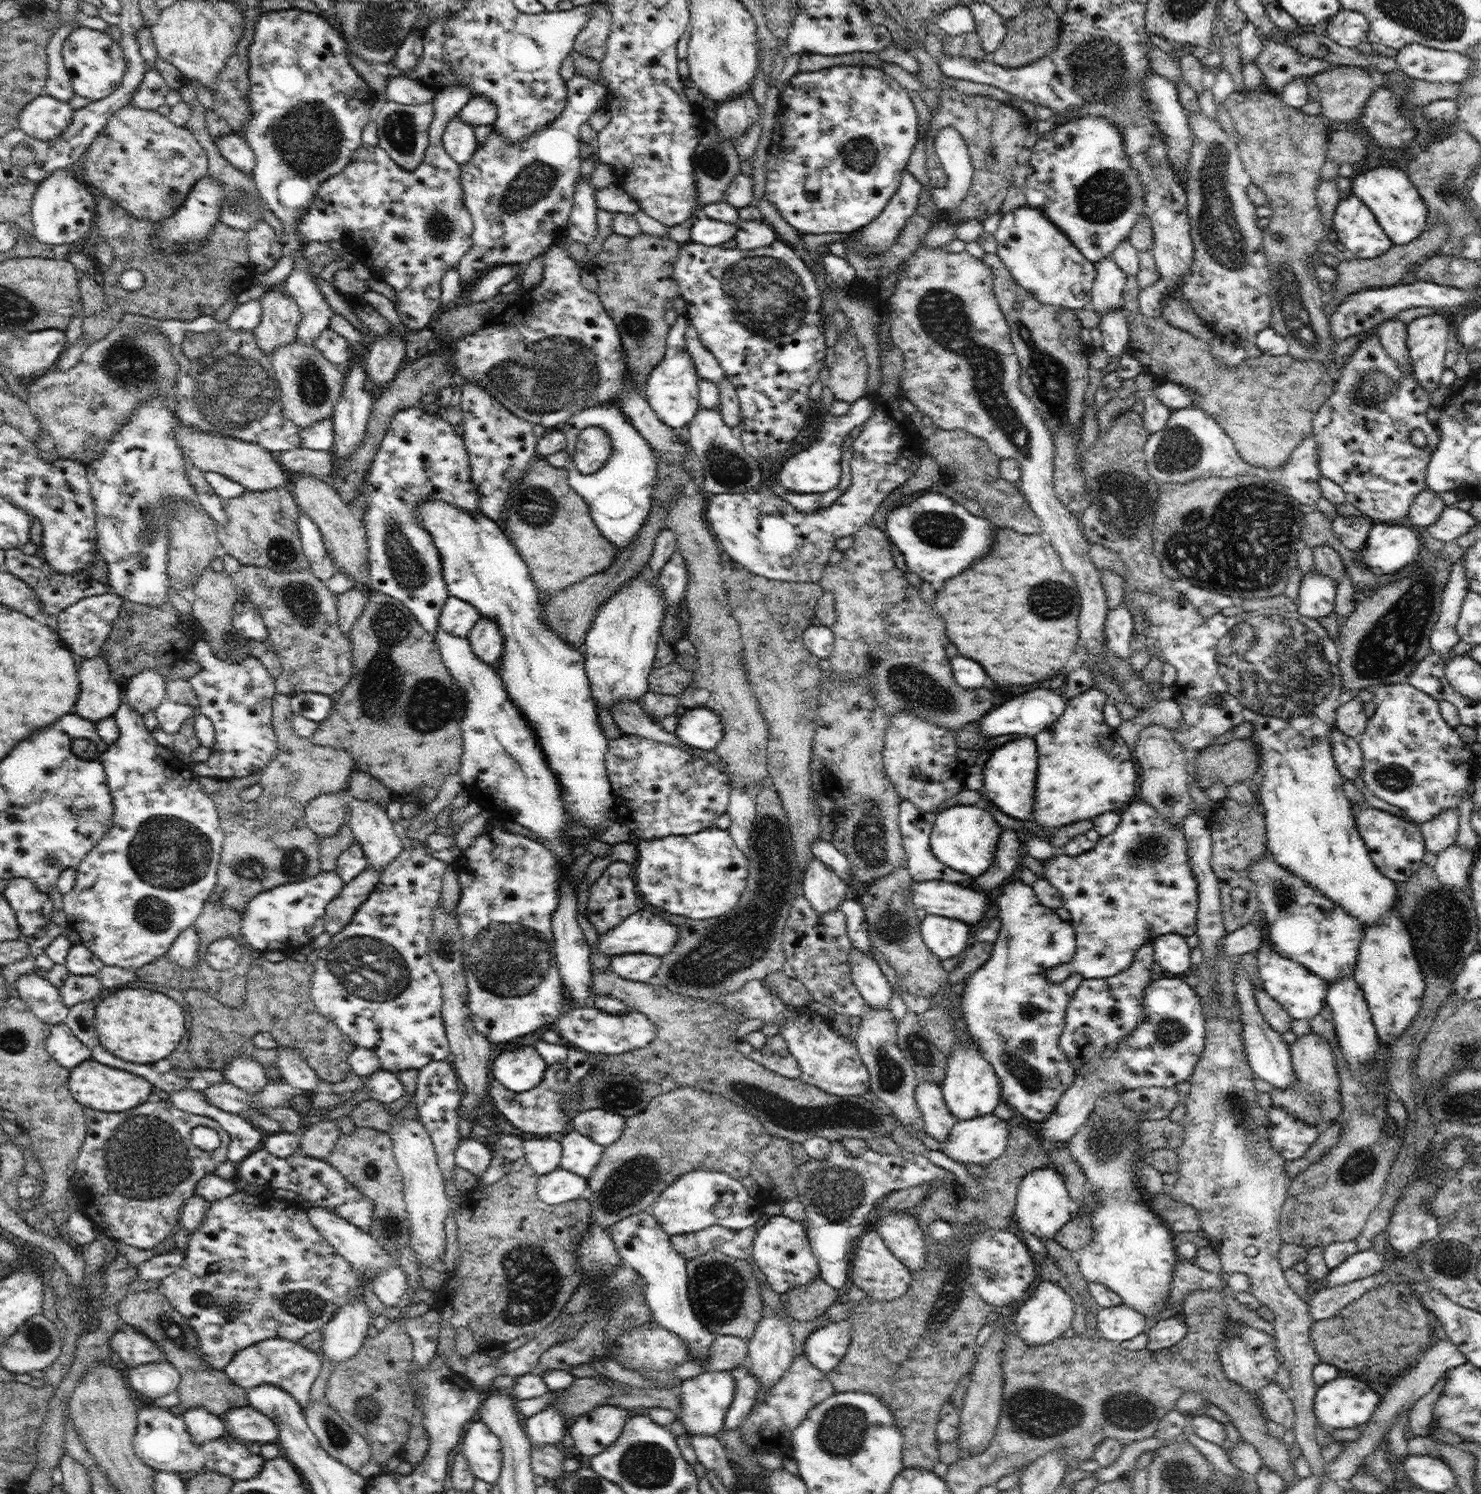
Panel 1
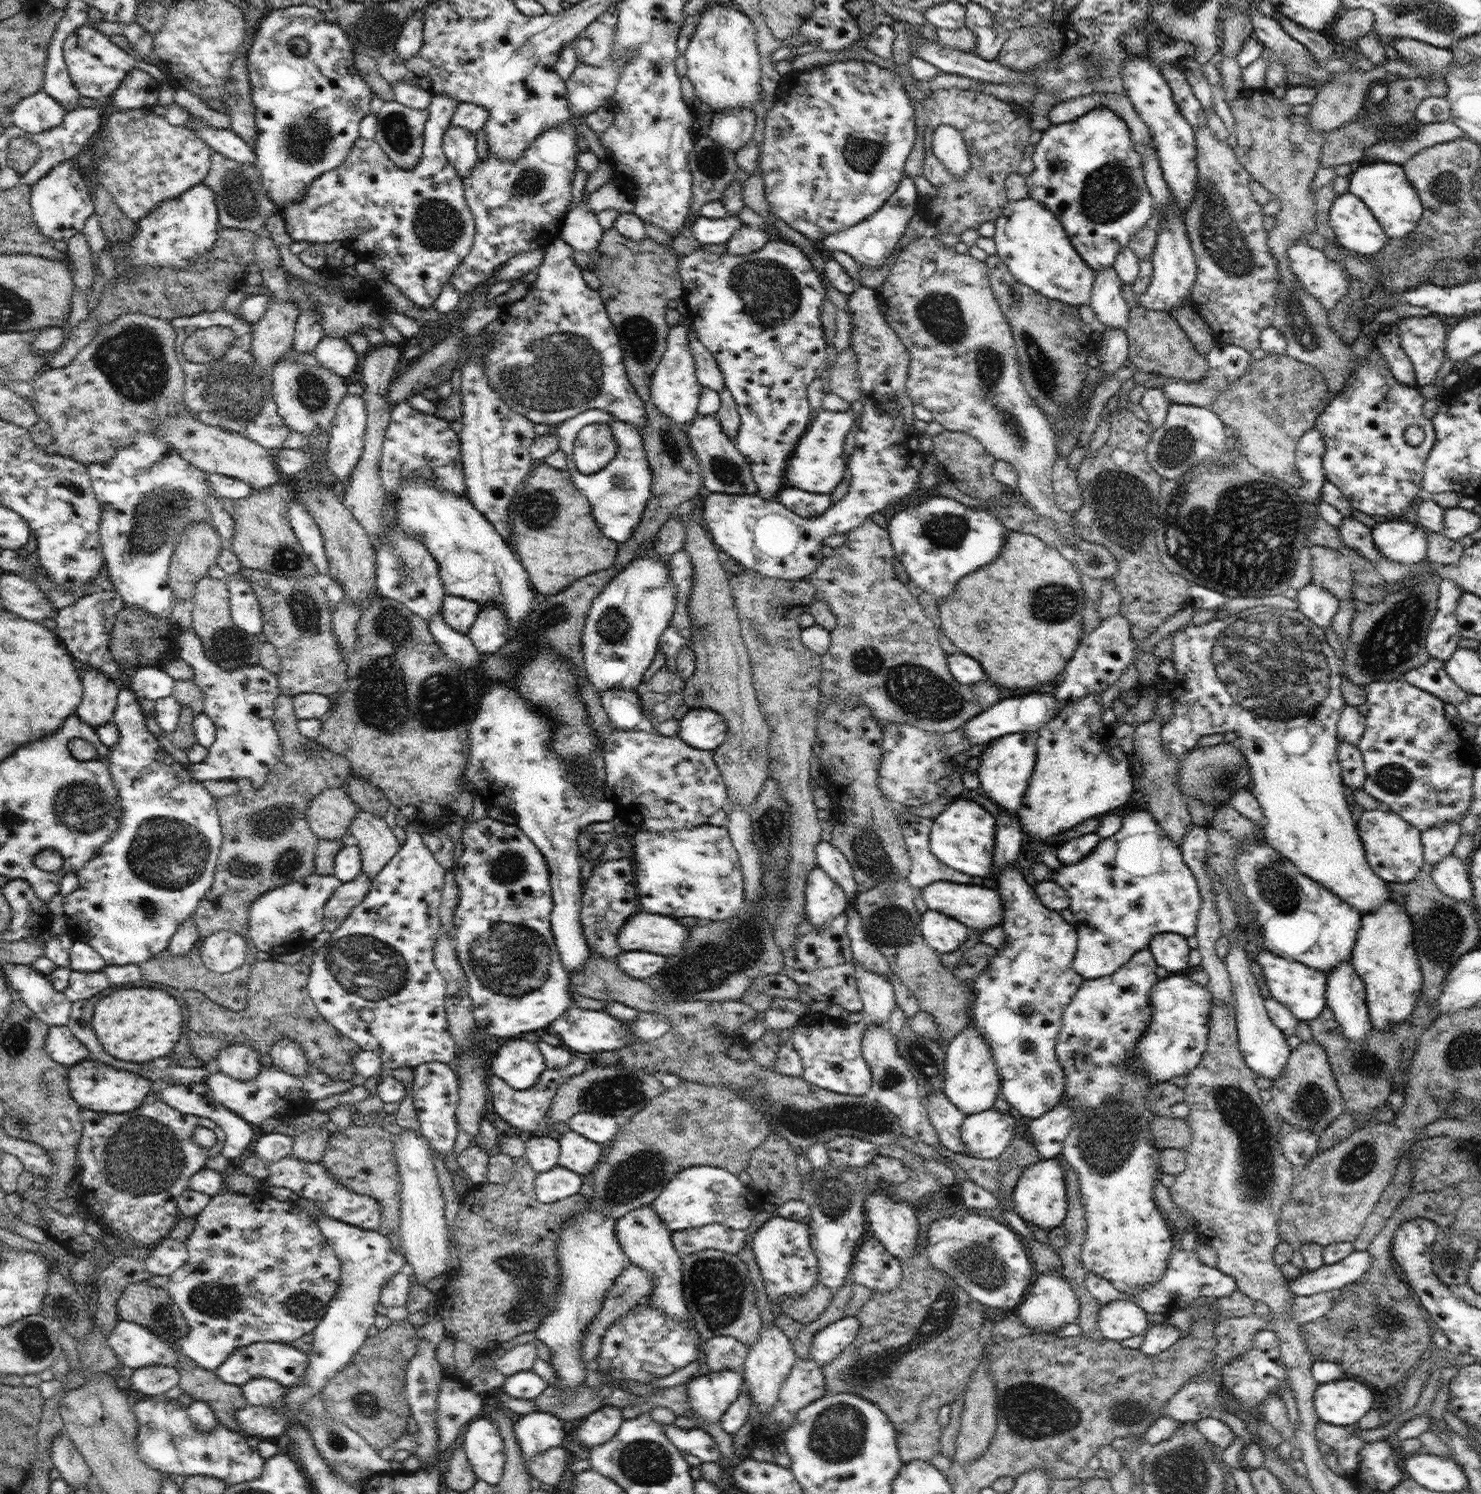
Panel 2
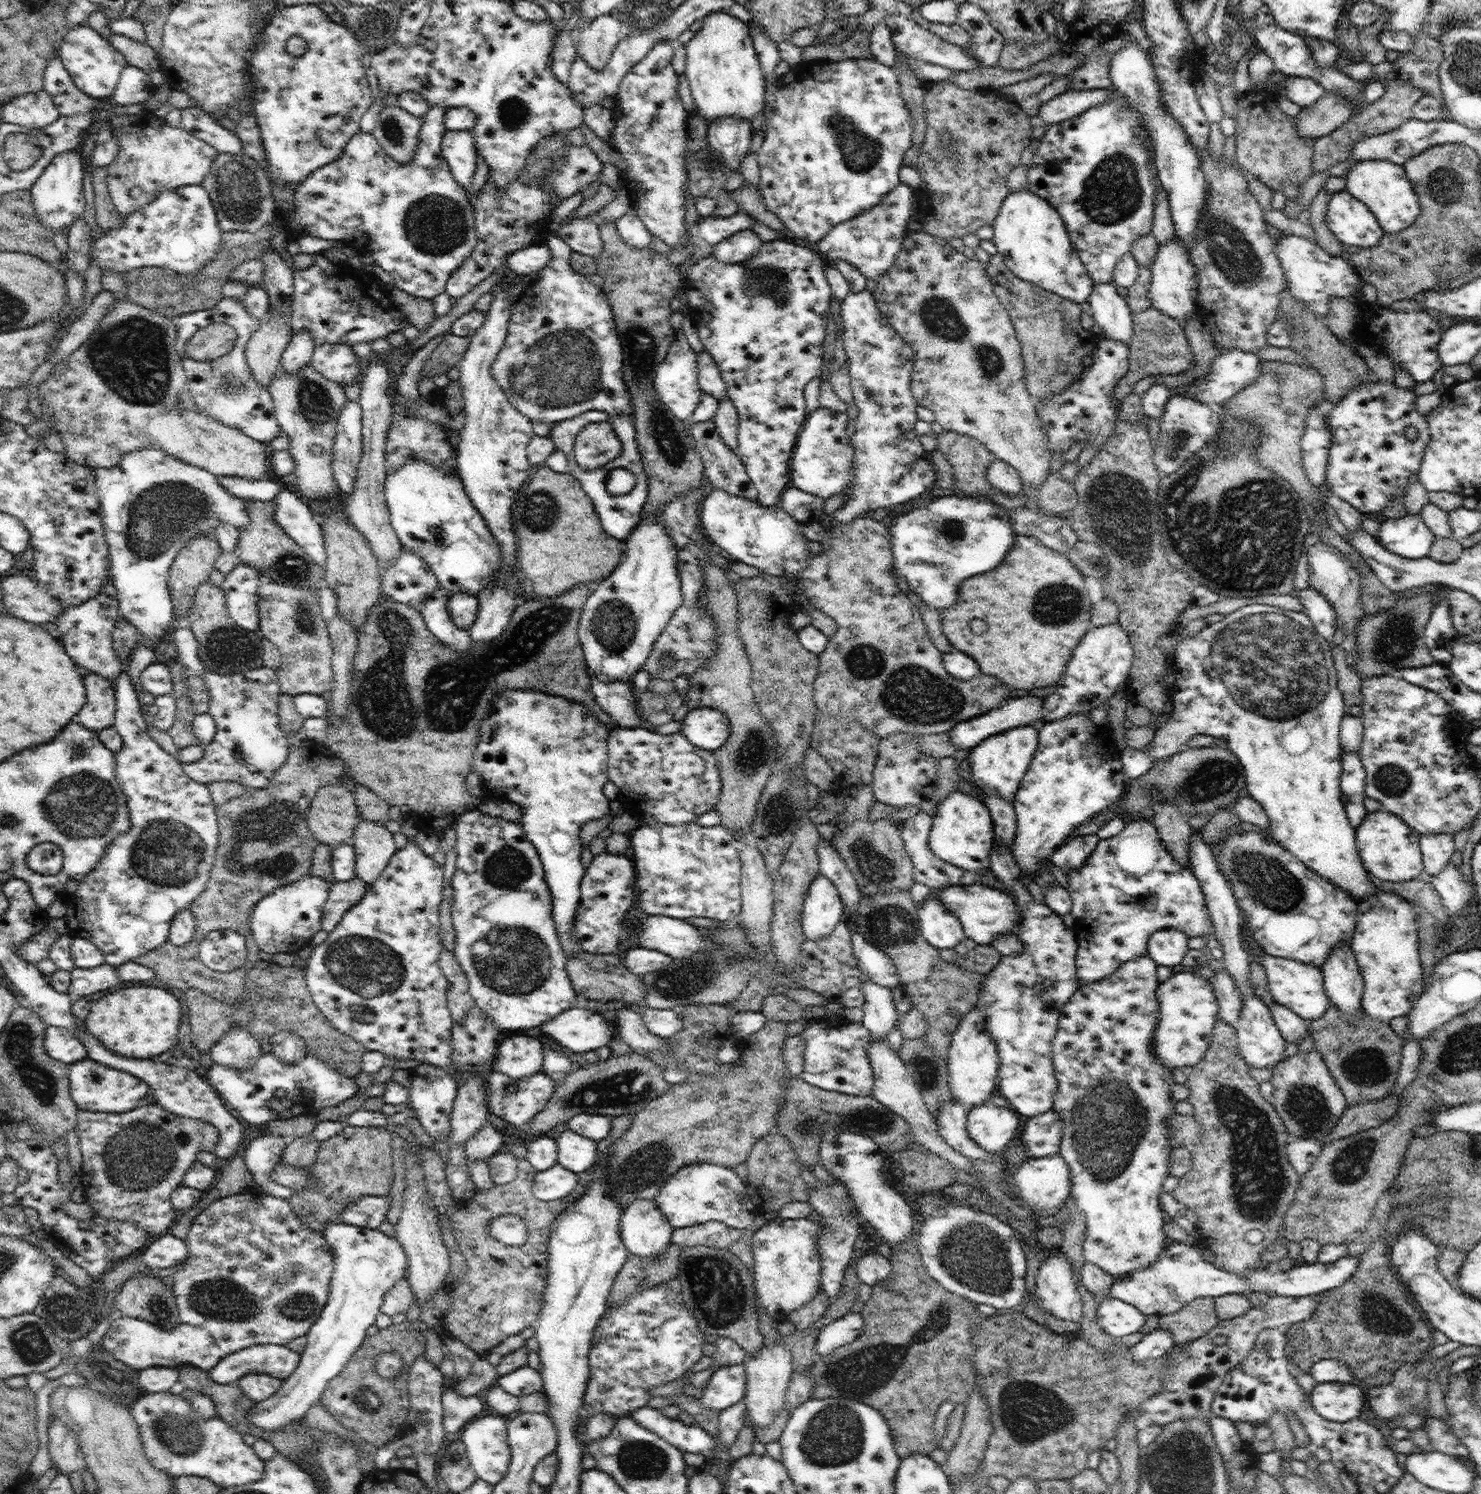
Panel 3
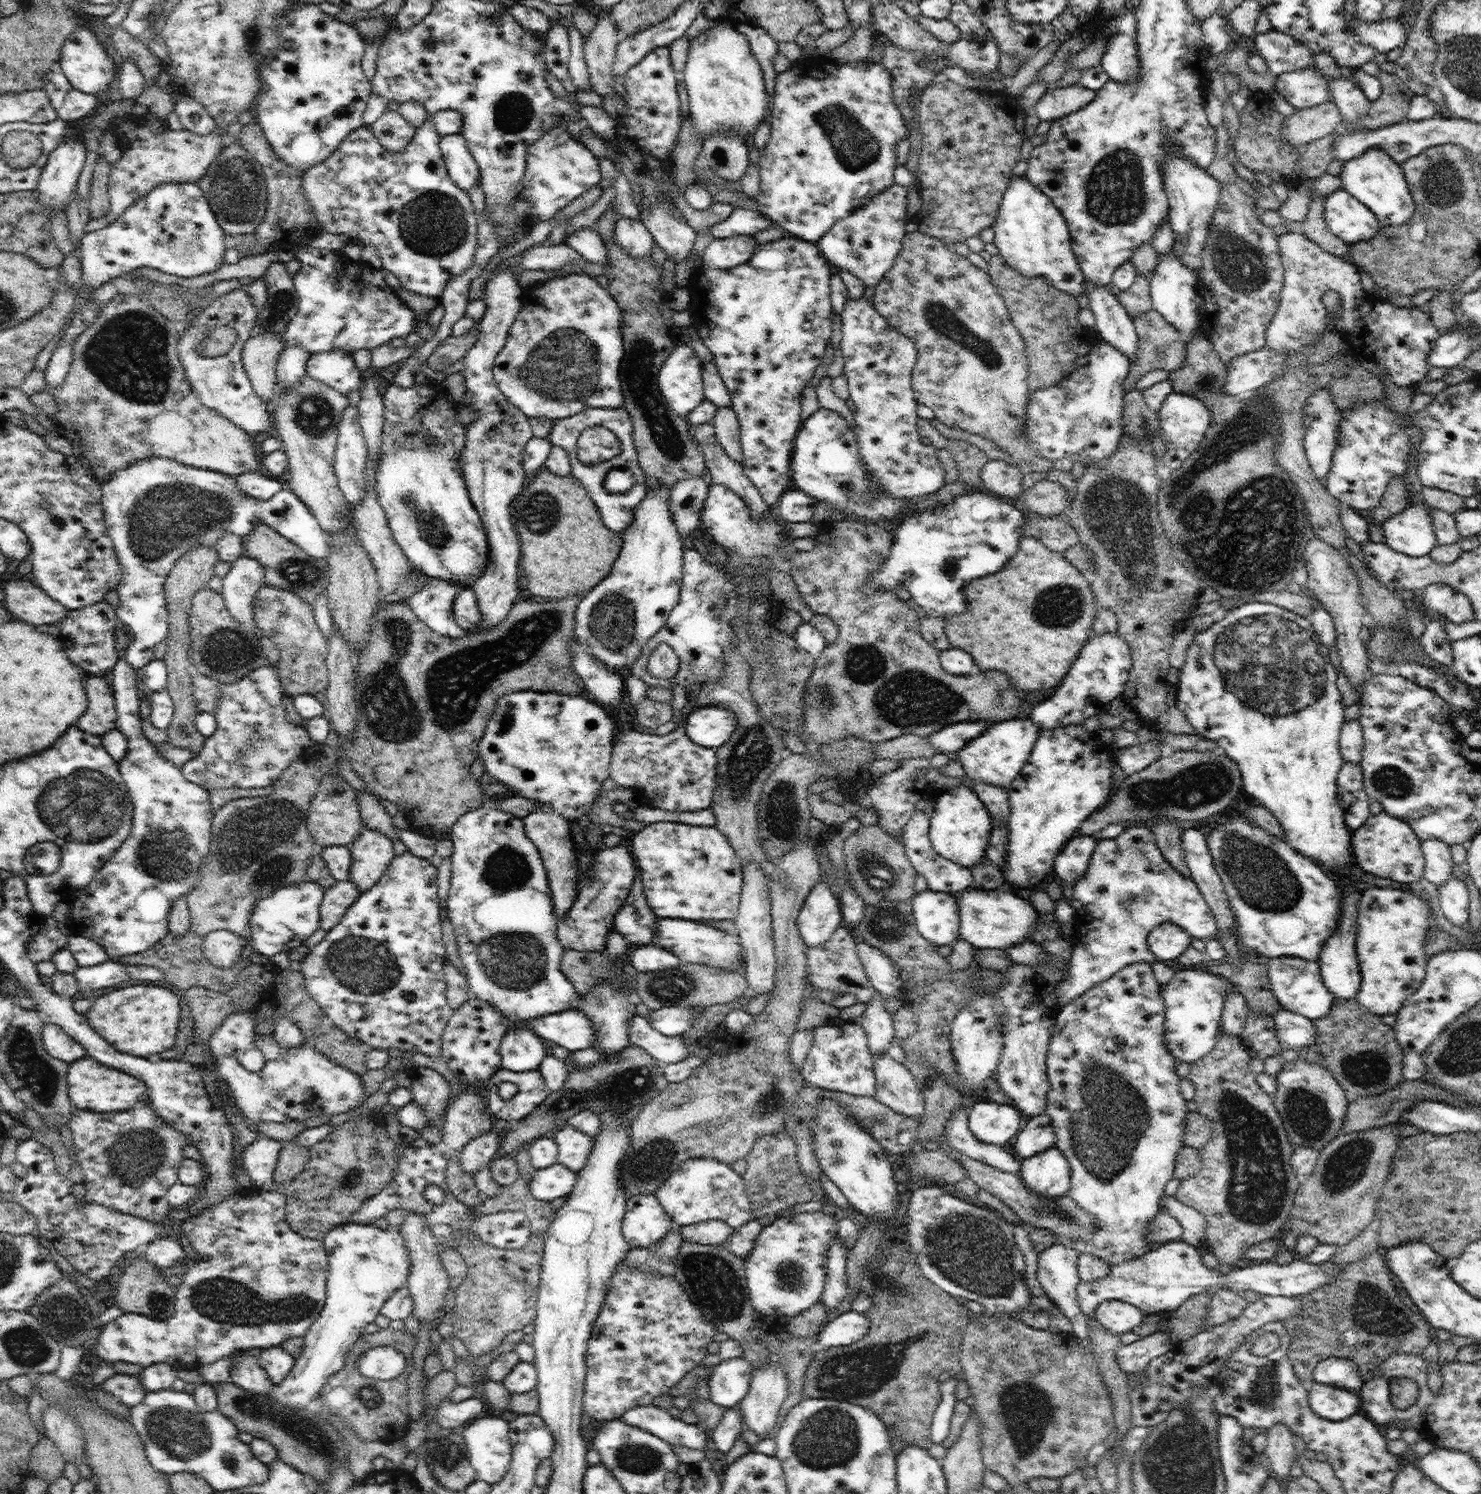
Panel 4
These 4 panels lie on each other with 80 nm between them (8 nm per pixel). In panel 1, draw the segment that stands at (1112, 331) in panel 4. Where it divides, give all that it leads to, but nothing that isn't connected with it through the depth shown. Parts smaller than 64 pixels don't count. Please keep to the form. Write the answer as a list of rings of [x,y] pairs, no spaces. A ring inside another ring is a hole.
[[[1110,256],[1095,264],[1095,270],[1096,277],[1091,290],[1090,306],[1101,316],[1108,311],[1122,311],[1126,274],[1116,266]]]

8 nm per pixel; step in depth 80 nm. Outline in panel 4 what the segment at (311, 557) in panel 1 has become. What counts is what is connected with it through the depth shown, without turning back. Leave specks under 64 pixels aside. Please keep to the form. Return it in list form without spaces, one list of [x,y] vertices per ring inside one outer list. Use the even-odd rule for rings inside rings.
[[[153,456],[141,461],[134,461],[128,468],[117,470],[106,482],[103,482],[102,507],[107,533],[114,543],[114,550],[121,566],[122,578],[115,588],[119,594],[117,618],[132,634],[127,649],[123,653],[125,661],[136,672],[154,658],[154,646],[166,639],[169,632],[169,616],[165,599],[164,583],[177,558],[187,550],[204,545],[212,547],[221,536],[232,533],[246,540],[258,521],[271,526],[276,532],[297,544],[306,554],[314,558],[326,559],[329,555],[329,536],[318,524],[316,517],[289,488],[284,487],[270,500],[254,498],[241,491],[236,476],[222,474],[210,469],[194,468],[180,464],[177,460]]]

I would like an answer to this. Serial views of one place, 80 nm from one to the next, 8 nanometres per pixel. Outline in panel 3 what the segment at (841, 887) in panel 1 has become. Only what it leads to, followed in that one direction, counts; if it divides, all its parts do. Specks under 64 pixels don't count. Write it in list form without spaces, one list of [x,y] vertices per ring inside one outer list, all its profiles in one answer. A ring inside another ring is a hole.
[[[818,873],[805,896],[802,930],[806,939],[818,940],[828,936],[842,920],[844,903],[834,883]]]

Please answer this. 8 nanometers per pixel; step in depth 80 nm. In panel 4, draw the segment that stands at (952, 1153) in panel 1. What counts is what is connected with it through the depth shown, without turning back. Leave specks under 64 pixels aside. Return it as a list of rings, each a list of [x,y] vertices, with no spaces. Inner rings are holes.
[[[985,1098],[972,1105],[968,1118],[969,1129],[978,1140],[1001,1147],[1008,1147],[1008,1141],[1022,1129],[1026,1120],[1018,1107]]]

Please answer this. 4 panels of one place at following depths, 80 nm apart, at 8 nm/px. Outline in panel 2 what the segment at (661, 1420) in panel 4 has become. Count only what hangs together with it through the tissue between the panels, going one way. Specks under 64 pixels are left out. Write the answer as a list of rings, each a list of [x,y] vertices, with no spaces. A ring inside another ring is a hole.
[[[661,1422],[660,1426],[678,1450],[690,1452],[701,1462],[715,1463],[722,1457],[713,1436],[703,1428],[697,1426],[683,1430],[674,1424],[661,1424]]]

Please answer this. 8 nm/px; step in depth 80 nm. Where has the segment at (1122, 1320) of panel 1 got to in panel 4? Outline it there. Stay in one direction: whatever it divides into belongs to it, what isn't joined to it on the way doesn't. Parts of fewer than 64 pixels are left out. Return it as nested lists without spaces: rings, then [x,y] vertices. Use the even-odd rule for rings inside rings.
[[[1112,1299],[1096,1307],[1095,1317],[1104,1328],[1121,1336],[1142,1324],[1145,1315],[1133,1304]]]

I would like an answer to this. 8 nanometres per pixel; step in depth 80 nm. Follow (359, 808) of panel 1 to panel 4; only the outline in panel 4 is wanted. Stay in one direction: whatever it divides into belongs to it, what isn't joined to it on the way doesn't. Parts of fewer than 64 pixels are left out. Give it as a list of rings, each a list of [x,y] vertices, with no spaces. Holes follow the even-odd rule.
[[[363,825],[350,849],[352,866],[349,880],[363,893],[378,882],[394,860],[393,842],[378,829]]]

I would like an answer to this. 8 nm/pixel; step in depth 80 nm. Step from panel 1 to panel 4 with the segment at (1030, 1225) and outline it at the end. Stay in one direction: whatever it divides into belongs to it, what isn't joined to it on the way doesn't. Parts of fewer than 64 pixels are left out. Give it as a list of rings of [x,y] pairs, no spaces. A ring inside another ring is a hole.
[[[1056,1145],[1036,1156],[1021,1160],[1018,1173],[1026,1189],[1048,1199],[1058,1199],[1071,1188],[1069,1162]]]

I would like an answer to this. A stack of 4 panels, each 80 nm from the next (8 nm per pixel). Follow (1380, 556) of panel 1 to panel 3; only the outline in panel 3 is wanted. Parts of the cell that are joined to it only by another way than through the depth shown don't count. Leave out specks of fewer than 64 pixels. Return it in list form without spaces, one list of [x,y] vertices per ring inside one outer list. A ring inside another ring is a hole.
[[[1420,514],[1386,519],[1377,532],[1377,541],[1386,550],[1407,559],[1429,556],[1435,537]]]

